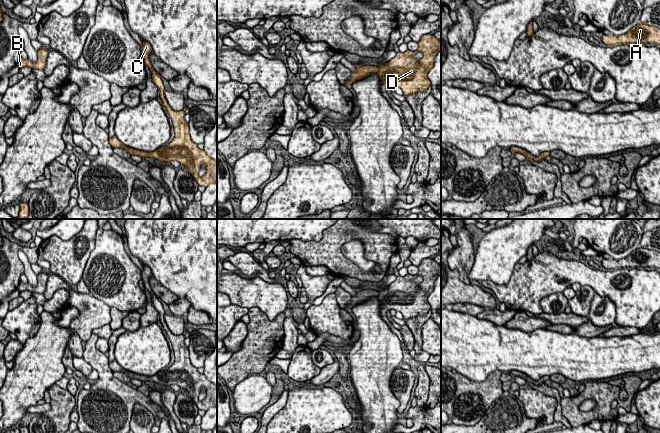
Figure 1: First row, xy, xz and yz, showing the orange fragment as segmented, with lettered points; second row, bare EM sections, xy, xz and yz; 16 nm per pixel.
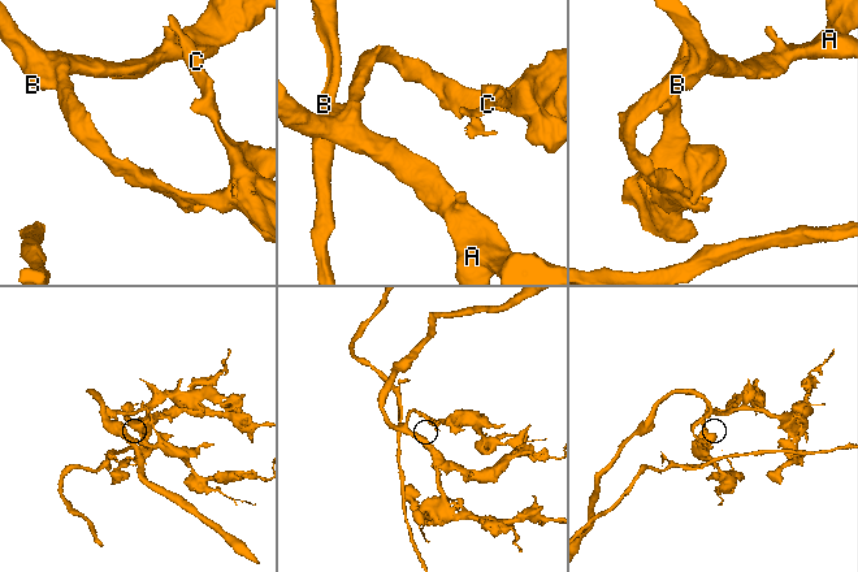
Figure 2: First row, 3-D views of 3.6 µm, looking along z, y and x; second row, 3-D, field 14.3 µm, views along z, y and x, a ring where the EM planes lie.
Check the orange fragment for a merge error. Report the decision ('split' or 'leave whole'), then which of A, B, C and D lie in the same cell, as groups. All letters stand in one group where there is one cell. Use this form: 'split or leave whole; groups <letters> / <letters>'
leave whole; groups A B C D

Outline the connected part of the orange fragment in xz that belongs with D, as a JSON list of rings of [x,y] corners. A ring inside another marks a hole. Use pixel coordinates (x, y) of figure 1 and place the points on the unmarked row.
[[[427,258],[422,260],[418,269],[415,276],[407,274],[400,277],[398,281],[394,281],[380,291],[357,289],[356,294],[351,295],[351,303],[345,310],[349,313],[353,306],[370,297],[377,297],[382,305],[392,305],[395,311],[401,312],[404,319],[427,314],[431,309],[427,298],[434,289],[435,280],[441,275],[441,264]],[[418,276],[423,277],[420,285],[412,282]]]

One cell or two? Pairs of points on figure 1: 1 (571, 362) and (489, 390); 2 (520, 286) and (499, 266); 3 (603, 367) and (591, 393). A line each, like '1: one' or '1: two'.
1: two
2: two
3: two

